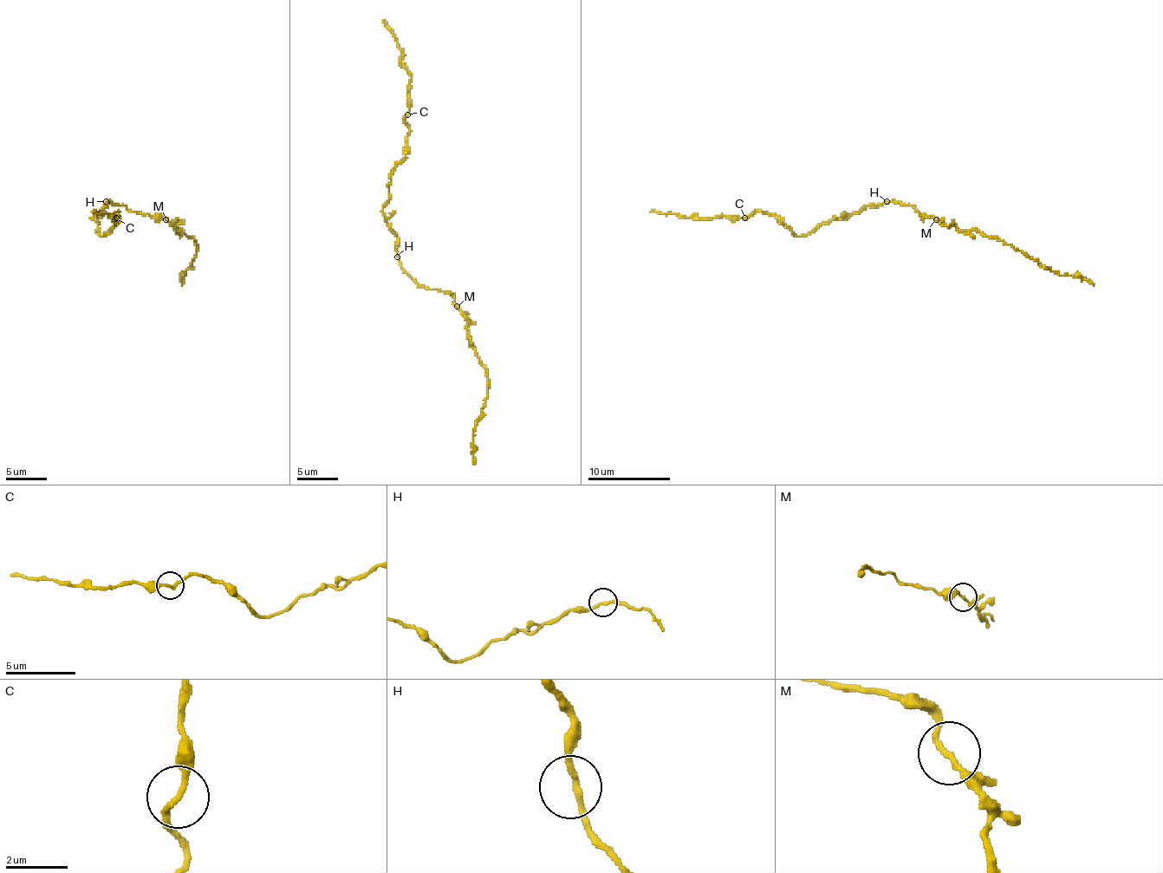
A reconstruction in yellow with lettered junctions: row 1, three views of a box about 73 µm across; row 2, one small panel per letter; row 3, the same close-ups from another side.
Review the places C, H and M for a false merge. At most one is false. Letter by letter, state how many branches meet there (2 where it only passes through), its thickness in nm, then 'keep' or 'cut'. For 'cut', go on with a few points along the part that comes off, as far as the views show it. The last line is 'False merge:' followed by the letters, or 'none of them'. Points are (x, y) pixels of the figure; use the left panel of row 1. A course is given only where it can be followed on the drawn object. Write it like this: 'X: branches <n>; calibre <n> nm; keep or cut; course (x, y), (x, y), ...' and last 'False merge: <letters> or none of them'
C: branches 2; calibre 190 nm; keep
H: branches 2; calibre 180 nm; keep
M: branches 2; calibre 180 nm; cut; course (165, 219), (196, 244), (194, 258), (182, 275), (182, 285)
False merge: M

